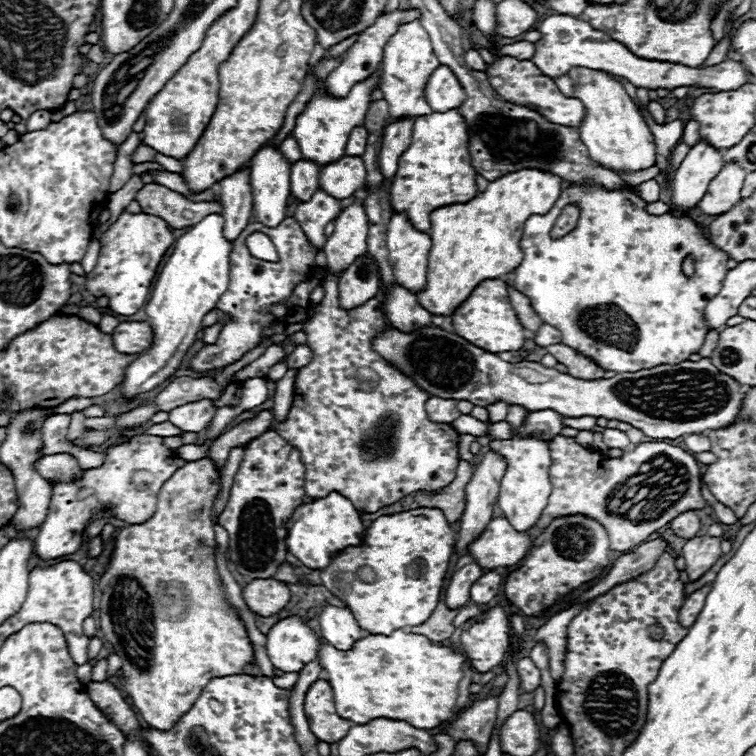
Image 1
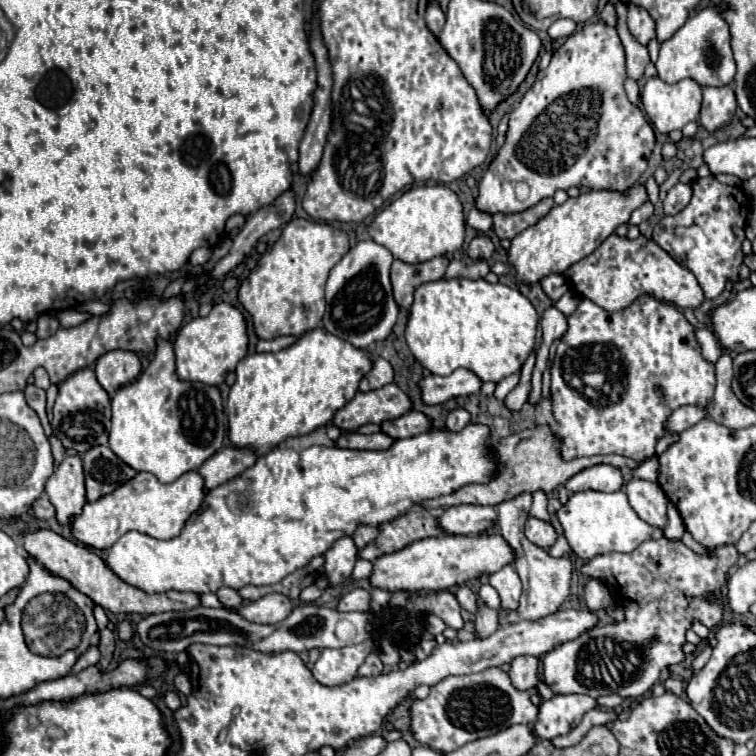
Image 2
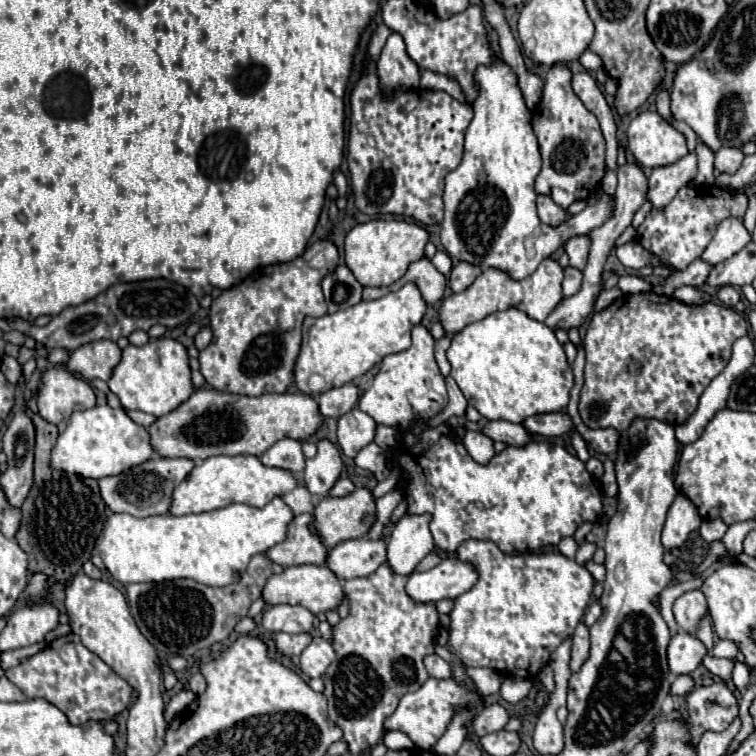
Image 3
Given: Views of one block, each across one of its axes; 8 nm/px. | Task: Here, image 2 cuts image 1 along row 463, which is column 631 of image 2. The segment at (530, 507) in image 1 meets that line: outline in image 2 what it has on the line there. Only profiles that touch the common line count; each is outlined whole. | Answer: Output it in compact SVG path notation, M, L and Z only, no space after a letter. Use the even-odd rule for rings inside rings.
M596 490L574 492L568 502L556 512L556 516L562 524L564 538L568 540L572 554L582 560L592 560L594 556L608 552L632 552L646 540L662 538L660 530L654 530L654 526L638 518L622 490L610 494Z

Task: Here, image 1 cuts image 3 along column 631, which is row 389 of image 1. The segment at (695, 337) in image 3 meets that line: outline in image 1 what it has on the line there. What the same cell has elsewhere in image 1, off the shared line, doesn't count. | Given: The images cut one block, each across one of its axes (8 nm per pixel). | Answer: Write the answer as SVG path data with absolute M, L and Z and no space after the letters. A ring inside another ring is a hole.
M326 272L320 282L326 288L326 296L320 302L316 316L304 326L304 332L308 336L306 344L314 350L314 358L308 366L298 370L294 384L294 408L284 422L278 422L274 426L274 430L300 450L306 466L304 490L308 498L318 500L318 496L342 492L342 496L346 496L354 504L354 508L358 508L358 512L374 514L376 510L390 506L416 490L438 490L450 484L460 462L460 434L450 424L432 422L428 418L428 412L424 410L430 394L422 392L418 384L414 384L406 374L398 372L398 368L394 368L392 364L386 364L386 360L382 360L382 356L372 350L370 340L374 340L374 336L382 332L382 328L388 328L382 302L366 302L364 312L360 310L360 306L350 310L340 308L340 276L342 272Z

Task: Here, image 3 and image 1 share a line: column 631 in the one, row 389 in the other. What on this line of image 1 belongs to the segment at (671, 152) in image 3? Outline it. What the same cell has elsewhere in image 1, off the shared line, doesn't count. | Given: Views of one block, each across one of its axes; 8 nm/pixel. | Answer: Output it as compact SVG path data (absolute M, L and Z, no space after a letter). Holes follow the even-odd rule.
M208 214L176 240L174 252L160 270L150 300L146 302L146 316L154 330L154 342L146 352L140 352L140 358L134 364L128 366L122 382L122 392L126 394L124 400L156 388L180 366L184 352L194 344L202 318L216 306L222 292L226 292L230 252L234 244L224 238L222 228L224 218L220 214Z

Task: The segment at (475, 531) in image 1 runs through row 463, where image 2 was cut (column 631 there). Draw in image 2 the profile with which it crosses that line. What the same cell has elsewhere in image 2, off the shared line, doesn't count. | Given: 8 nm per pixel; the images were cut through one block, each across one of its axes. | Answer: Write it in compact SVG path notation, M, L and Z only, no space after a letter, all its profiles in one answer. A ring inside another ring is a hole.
M632 478L626 484L626 494L630 500L630 506L636 510L636 514L648 522L654 528L664 530L668 516L666 516L666 504L668 498L662 492L662 488L656 482L646 482Z

